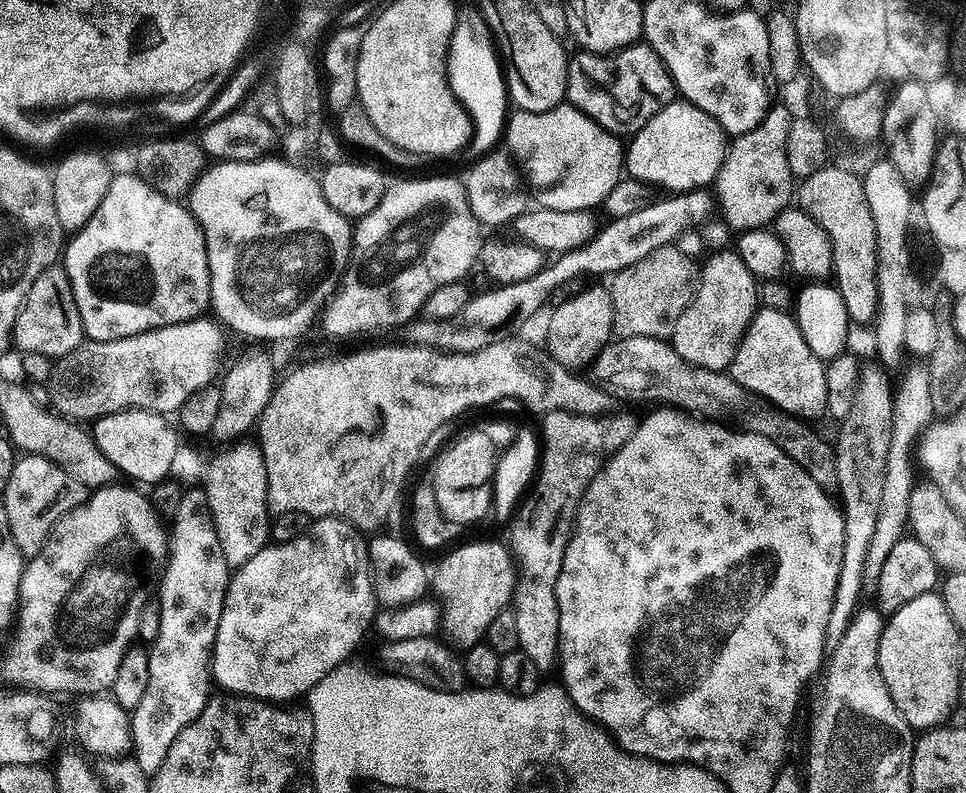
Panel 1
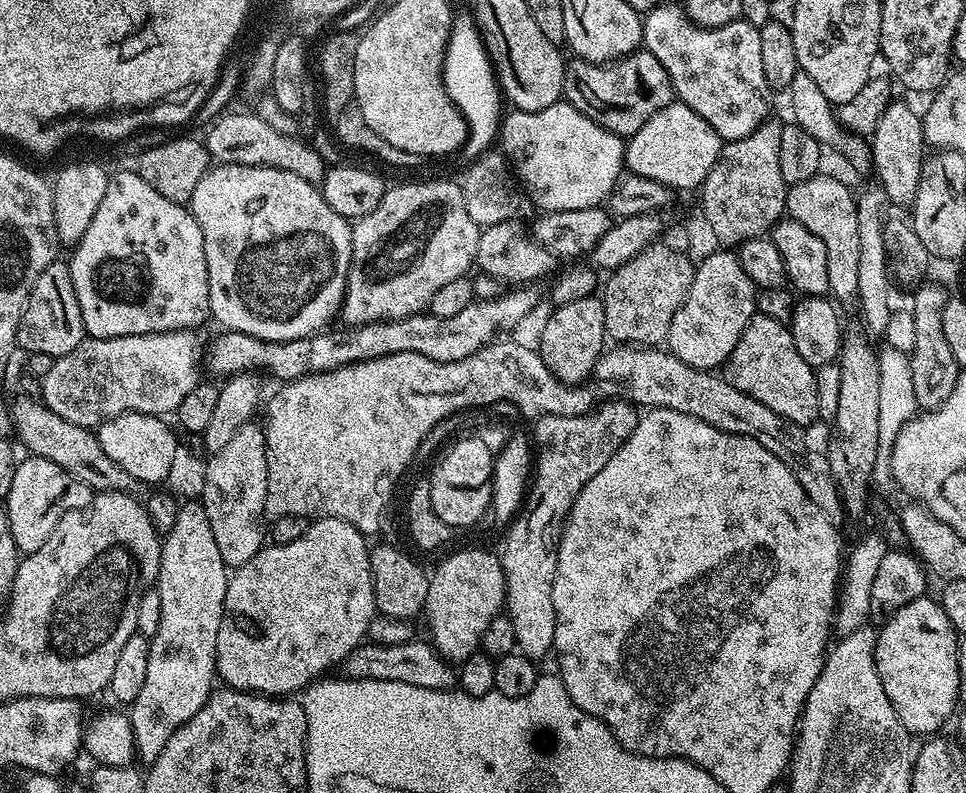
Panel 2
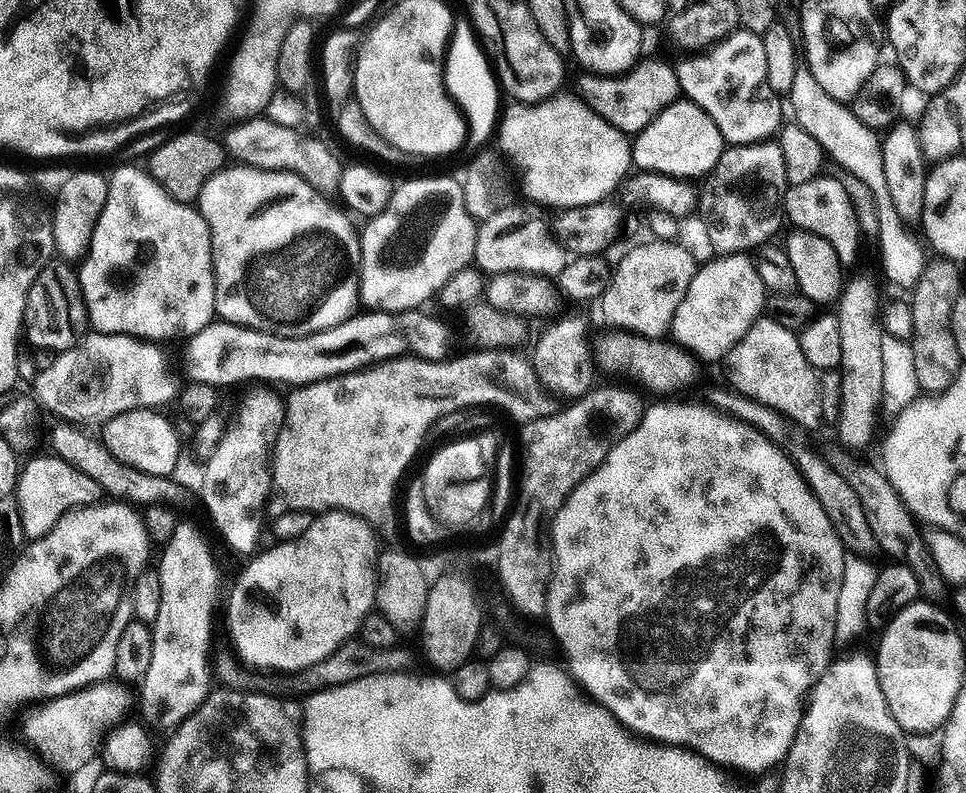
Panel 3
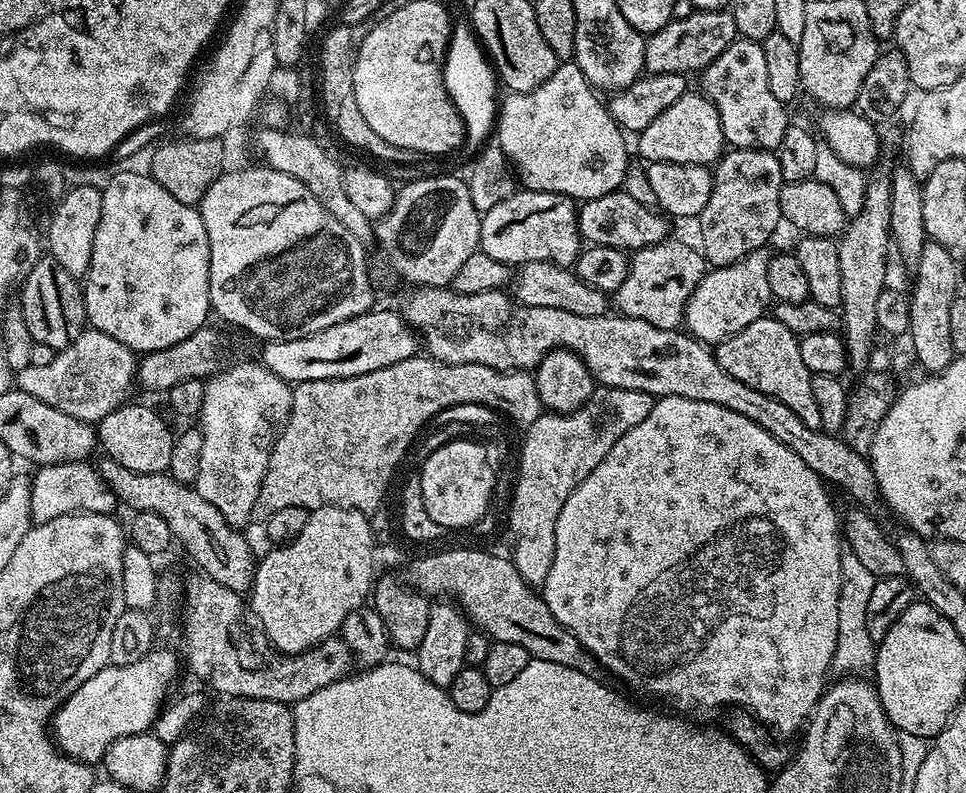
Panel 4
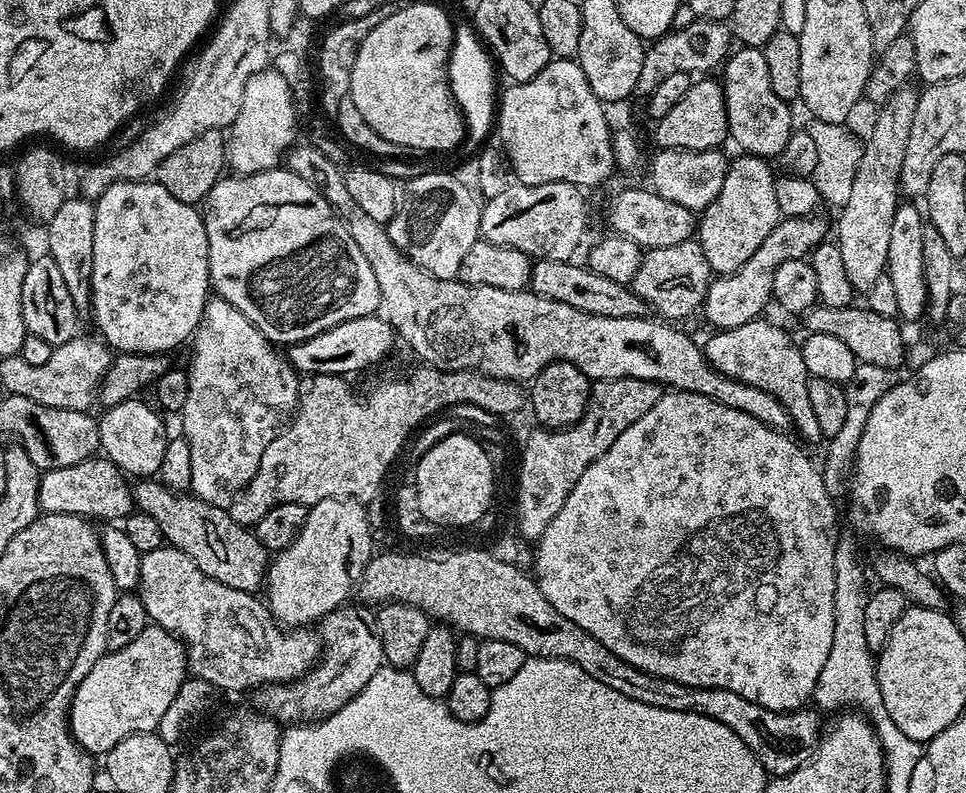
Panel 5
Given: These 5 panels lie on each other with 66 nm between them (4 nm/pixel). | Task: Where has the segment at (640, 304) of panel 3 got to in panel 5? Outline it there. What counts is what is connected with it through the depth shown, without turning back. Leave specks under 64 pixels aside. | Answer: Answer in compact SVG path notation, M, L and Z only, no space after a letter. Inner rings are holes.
M693 238L678 242L678 246L647 249L630 287L657 317L668 322L680 322L683 316L701 311L713 279L712 267L710 262L706 262L706 254L702 254L700 241Z

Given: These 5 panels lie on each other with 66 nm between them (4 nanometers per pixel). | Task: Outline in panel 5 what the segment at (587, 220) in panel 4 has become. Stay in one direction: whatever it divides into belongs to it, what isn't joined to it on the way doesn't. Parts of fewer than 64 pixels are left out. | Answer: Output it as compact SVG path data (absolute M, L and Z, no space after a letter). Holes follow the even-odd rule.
M642 186L624 188L608 204L608 224L613 233L636 242L643 250L661 248L662 246L678 246L678 242L693 239L698 232L698 216L686 206L678 206L678 202L670 202L653 190Z

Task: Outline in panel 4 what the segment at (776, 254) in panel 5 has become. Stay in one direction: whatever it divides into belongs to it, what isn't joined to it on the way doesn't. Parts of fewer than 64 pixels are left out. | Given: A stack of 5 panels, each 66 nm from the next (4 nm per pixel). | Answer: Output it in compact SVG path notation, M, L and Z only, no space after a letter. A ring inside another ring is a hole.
M764 250L751 252L738 262L705 271L684 311L684 324L691 335L709 346L715 346L746 330L750 322L760 319L769 311L774 297L768 277L770 256L766 253Z

